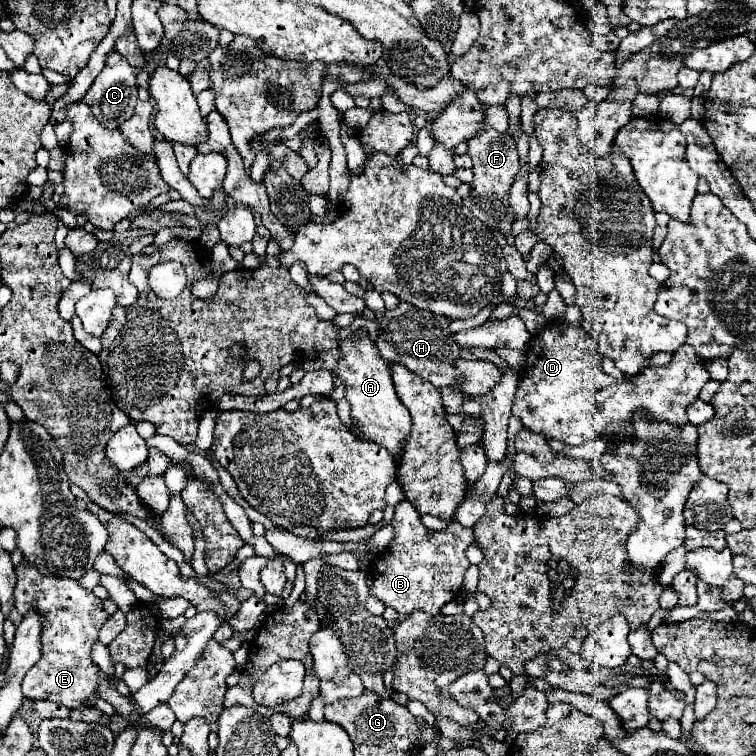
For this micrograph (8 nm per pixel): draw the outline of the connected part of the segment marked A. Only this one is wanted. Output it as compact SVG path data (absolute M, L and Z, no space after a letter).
M367 331L361 333L361 339L355 339L355 335L347 337L341 347L341 359L335 369L335 373L345 381L345 399L351 403L351 421L353 421L353 435L363 441L377 441L377 445L383 445L395 461L399 461L407 435L411 431L411 415L405 409L405 405L399 401L391 373L387 363L381 359L375 343L369 339Z

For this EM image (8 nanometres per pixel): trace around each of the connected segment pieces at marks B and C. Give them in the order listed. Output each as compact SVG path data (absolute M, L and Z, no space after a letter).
M401 501L395 507L391 523L395 527L395 539L389 543L389 551L379 555L375 567L371 567L371 595L401 615L411 615L415 609L437 615L439 609L453 601L461 591L463 575L471 565L465 551L475 541L473 529L455 521L443 531L431 531L421 523L419 513L409 501Z
M117 51L109 53L103 71L97 75L97 81L93 83L93 89L89 89L89 93L85 95L85 103L91 107L97 121L101 121L105 127L115 129L121 123L125 123L133 115L133 107L137 103L137 71L135 71L135 67L131 67L129 61L125 61L125 57L121 57L121 53L117 53Z

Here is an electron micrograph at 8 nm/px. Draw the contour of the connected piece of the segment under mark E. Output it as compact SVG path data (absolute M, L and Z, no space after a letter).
M27 561L17 567L17 589L15 589L15 609L25 617L31 611L37 611L41 619L49 621L49 627L41 627L41 659L29 669L23 679L23 693L27 699L47 699L69 709L83 707L87 699L95 695L97 689L97 665L91 659L93 645L99 641L99 629L109 619L107 611L103 609L103 601L79 585L75 579L57 579L57 577L43 577L33 569Z

